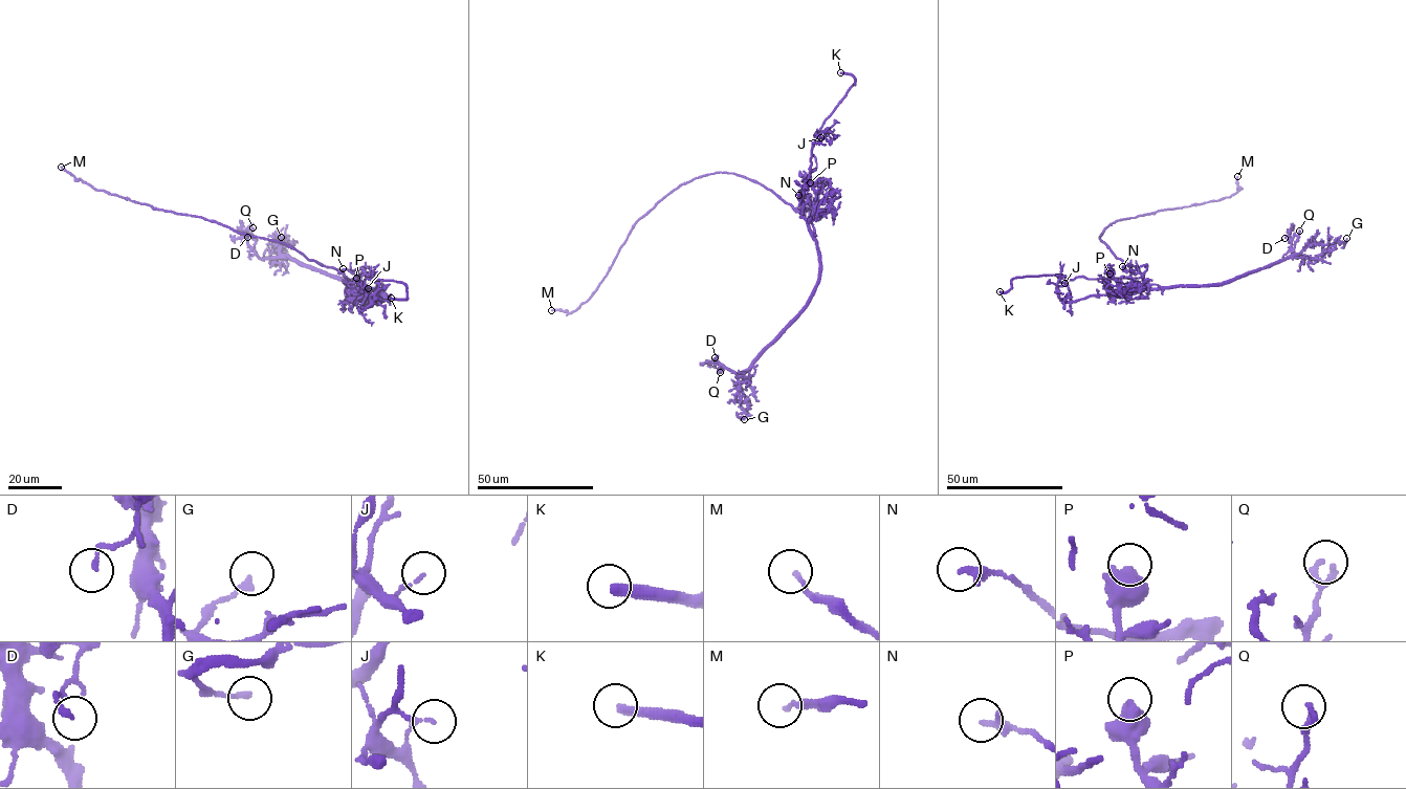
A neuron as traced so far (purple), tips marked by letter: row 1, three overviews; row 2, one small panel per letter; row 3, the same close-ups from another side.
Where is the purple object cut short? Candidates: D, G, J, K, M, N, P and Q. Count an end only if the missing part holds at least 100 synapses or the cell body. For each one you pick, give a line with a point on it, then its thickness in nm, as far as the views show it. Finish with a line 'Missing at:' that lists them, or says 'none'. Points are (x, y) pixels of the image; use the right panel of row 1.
K: Place: (1000, 291). Thickness 340 nm
Missing at: K

